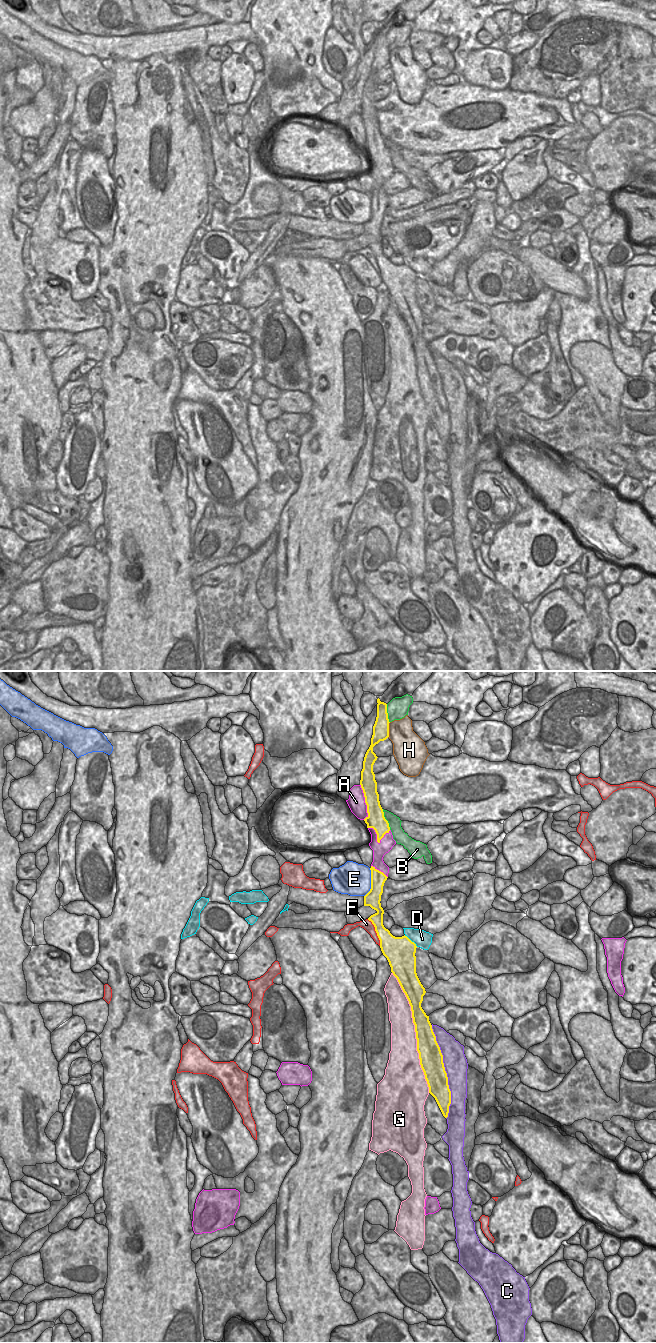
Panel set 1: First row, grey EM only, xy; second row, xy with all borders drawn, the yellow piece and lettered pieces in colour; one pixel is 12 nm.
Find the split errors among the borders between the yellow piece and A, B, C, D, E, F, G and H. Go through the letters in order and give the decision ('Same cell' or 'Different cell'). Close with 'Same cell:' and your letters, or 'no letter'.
A: Different cell
B: Different cell
C: Different cell
D: Different cell
E: Different cell
F: Different cell
G: Different cell
H: Different cell
Same cell: no letter

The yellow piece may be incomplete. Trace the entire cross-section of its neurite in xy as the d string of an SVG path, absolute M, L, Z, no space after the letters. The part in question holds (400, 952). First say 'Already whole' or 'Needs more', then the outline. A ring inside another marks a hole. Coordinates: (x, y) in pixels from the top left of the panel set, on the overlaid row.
Already whole. M373 866L370 870L371 889L364 896L364 906L370 906L377 912L368 920L374 925L380 940L381 951L387 958L391 972L397 978L411 1006L420 1065L429 1087L429 1093L435 1098L443 1116L447 1118L451 1104L451 1091L443 1055L436 1041L429 1016L421 1007L426 991L416 973L417 946L407 936L395 937L384 927L384 910L380 901L383 886L388 877Z

